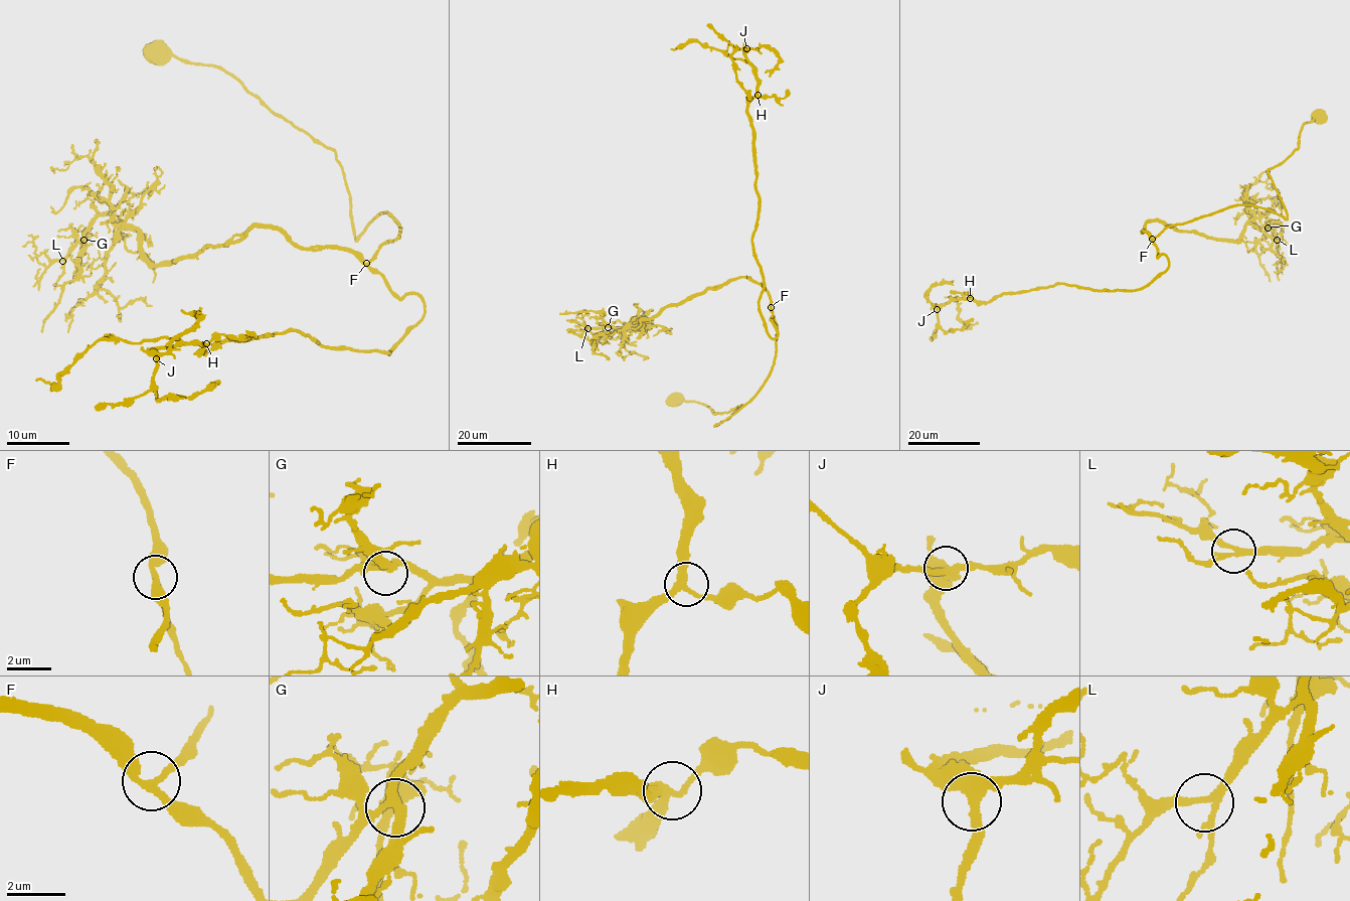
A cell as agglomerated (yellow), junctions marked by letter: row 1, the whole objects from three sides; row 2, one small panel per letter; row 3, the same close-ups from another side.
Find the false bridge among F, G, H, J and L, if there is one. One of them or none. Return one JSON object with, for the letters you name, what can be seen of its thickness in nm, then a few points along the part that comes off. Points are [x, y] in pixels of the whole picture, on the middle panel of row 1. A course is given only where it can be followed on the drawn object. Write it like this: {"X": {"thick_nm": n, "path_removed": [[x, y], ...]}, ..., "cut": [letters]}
{"cut": []}

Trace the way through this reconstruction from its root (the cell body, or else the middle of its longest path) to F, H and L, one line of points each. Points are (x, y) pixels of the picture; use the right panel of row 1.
F: (1319, 116), (1303, 123), (1298, 148), (1268, 171), (1287, 218), (1257, 206), (1232, 205), (1170, 224), (1152, 239)
H: (1319, 116), (1268, 171), (1286, 219), (1232, 205), (1168, 226), (1152, 240), (1168, 266), (1135, 290), (970, 298)
L: (1319, 116), (1268, 171), (1286, 219), (1232, 205), (1142, 232), (1158, 220), (1237, 241), (1262, 213), (1277, 240)

